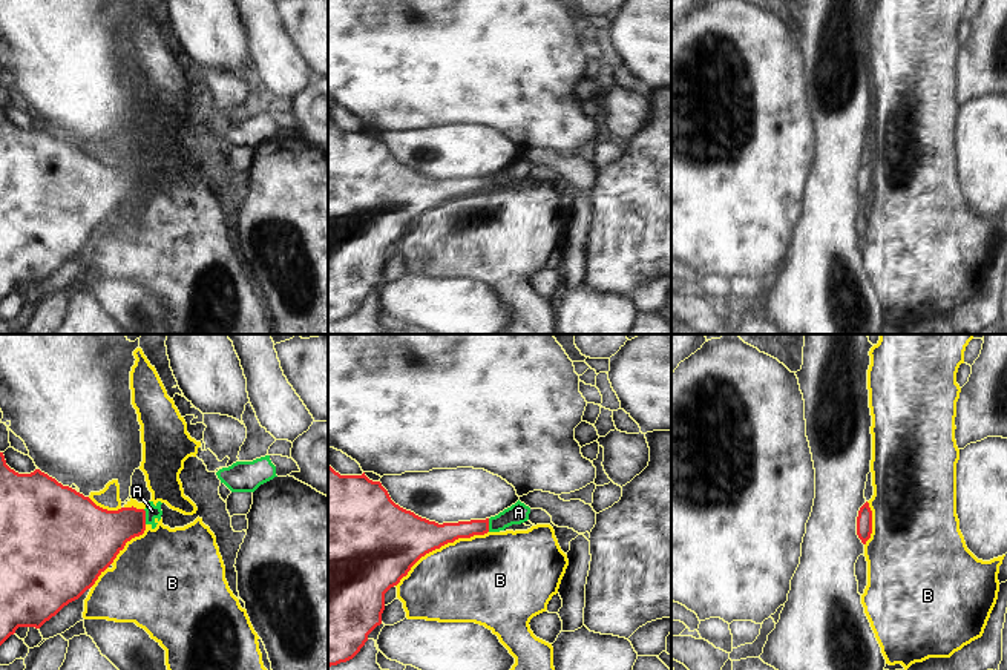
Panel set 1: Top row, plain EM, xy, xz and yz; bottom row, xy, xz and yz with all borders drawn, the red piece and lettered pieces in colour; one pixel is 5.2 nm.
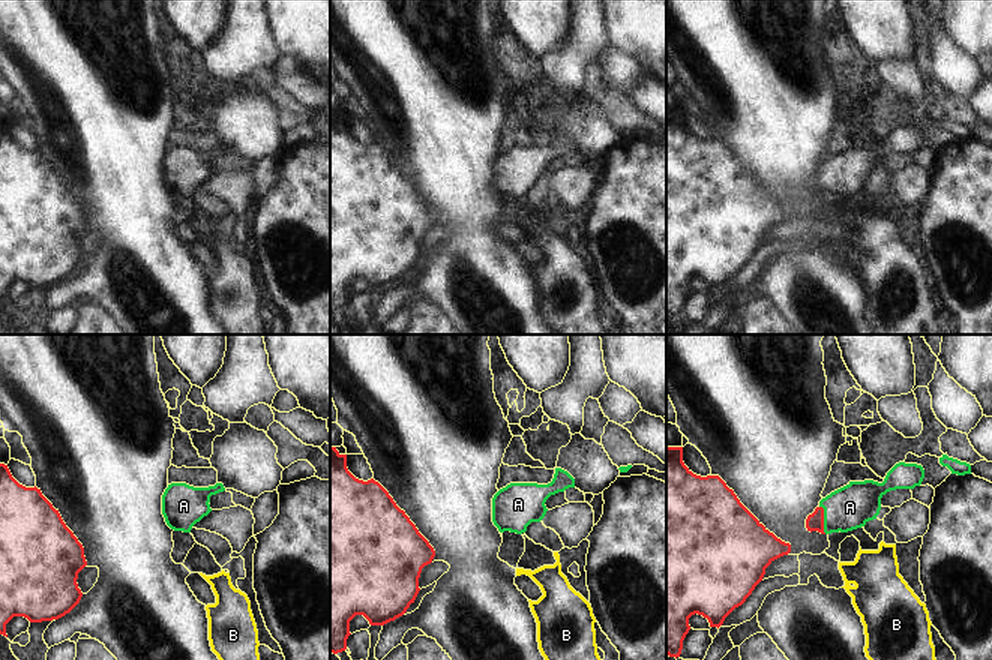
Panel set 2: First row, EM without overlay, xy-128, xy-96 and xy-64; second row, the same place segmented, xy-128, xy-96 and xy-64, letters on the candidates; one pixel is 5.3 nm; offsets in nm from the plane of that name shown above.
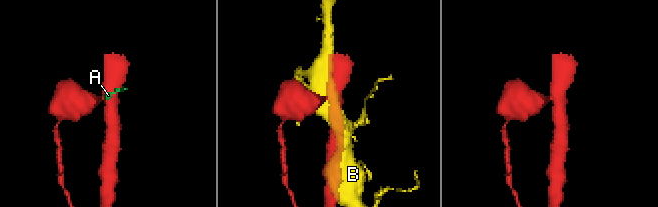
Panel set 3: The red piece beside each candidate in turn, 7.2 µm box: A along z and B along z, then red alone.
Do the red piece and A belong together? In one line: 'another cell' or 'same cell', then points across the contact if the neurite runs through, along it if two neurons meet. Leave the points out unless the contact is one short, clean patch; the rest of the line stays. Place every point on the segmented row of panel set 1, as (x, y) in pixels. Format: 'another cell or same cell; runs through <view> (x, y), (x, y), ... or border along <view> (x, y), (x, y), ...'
same cell

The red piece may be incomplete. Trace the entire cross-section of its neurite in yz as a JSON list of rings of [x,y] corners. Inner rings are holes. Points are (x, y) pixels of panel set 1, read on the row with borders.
[[[866,501],[857,517],[857,535],[861,540],[863,544],[871,538],[872,534],[872,511],[869,507],[869,503]]]

